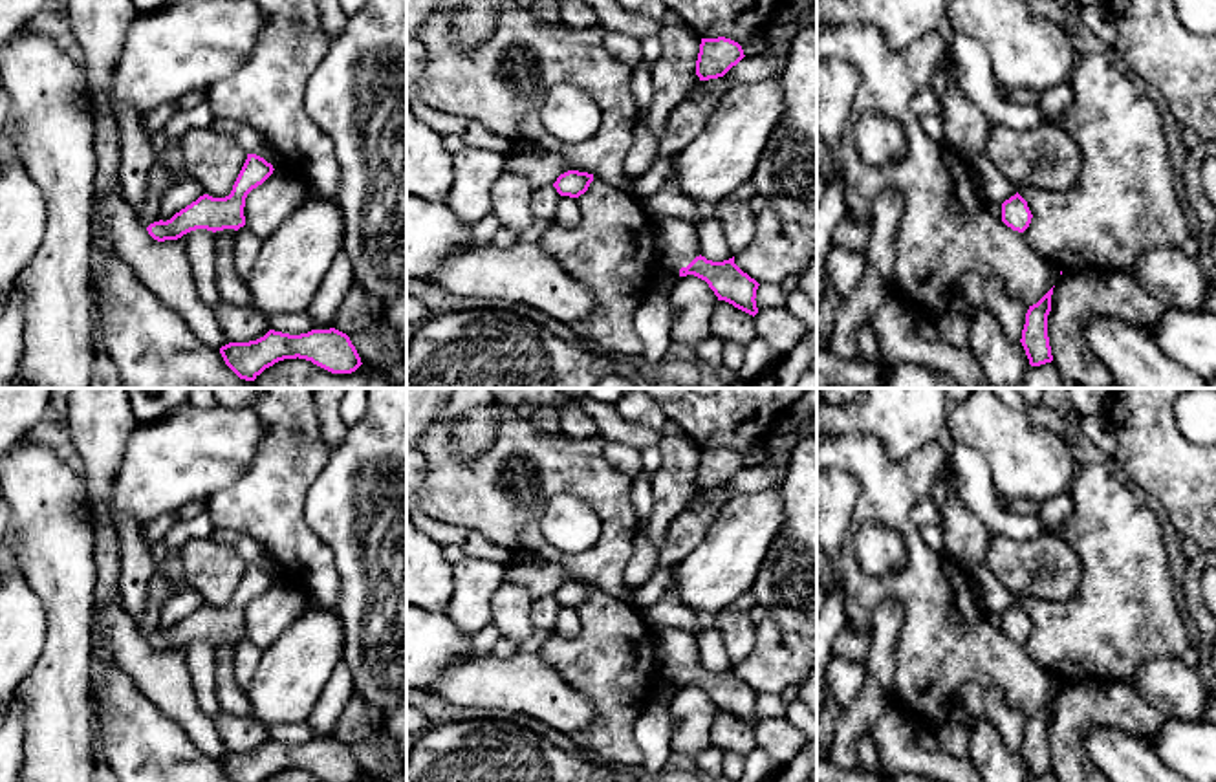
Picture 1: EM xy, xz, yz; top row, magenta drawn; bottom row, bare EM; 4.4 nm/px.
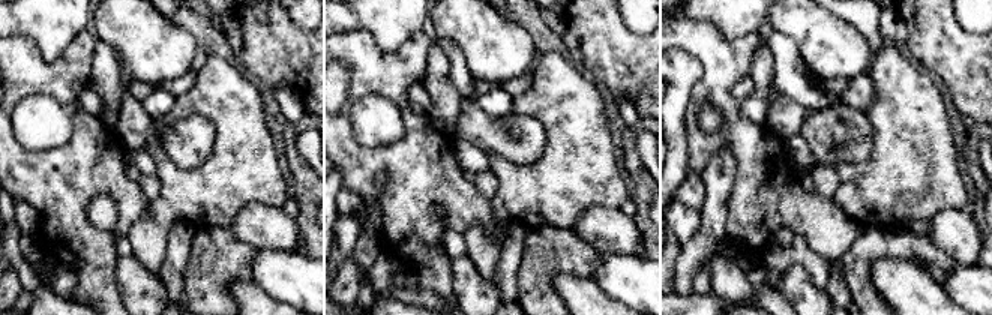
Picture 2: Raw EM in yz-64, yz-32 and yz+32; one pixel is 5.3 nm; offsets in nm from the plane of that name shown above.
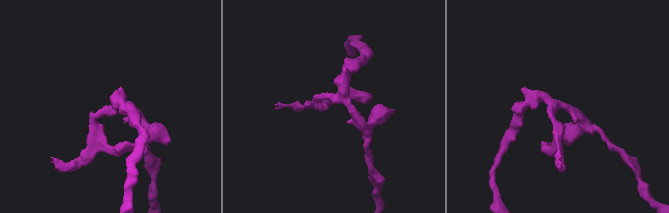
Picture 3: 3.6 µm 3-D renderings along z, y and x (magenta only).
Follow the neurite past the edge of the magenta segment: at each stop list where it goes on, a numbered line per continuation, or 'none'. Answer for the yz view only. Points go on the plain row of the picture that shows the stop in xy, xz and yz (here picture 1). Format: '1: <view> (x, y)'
none

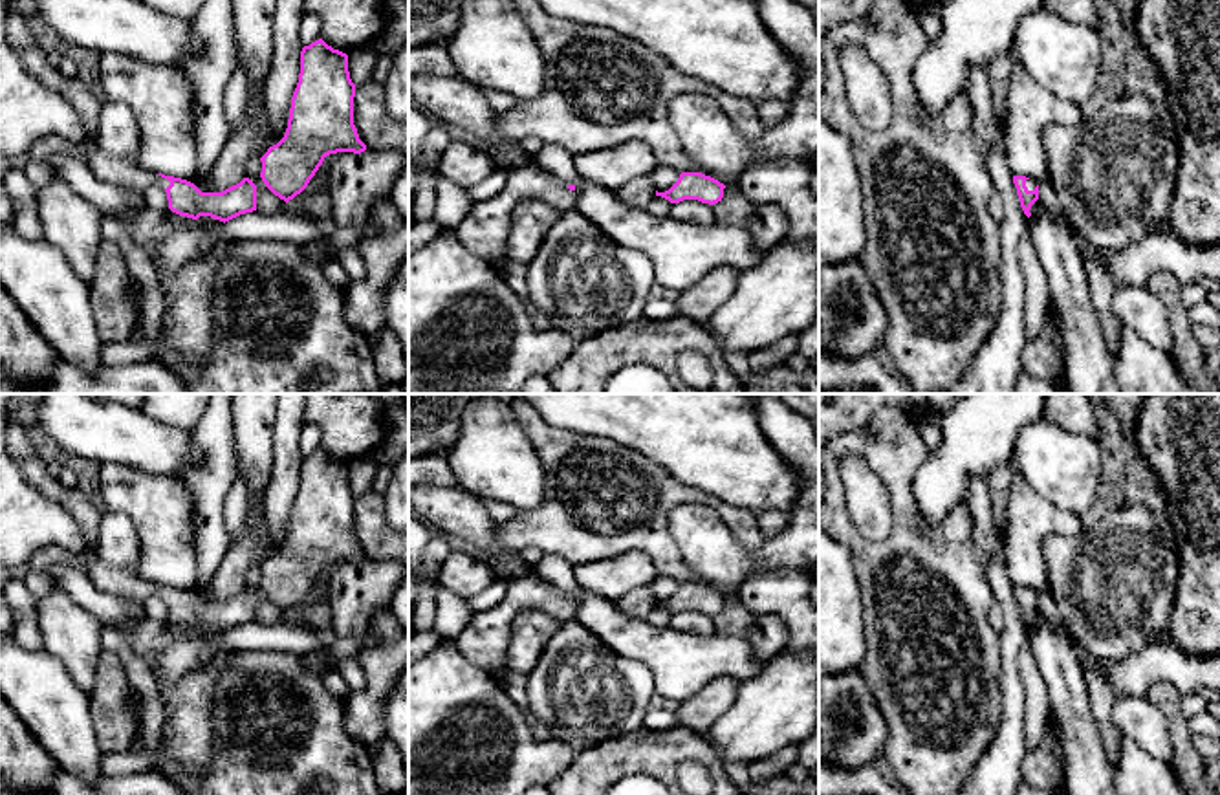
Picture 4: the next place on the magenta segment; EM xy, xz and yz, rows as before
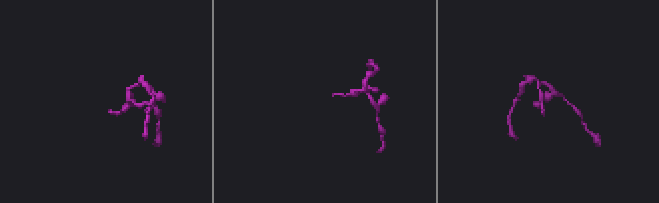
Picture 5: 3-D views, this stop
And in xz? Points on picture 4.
1: xz (484, 640)

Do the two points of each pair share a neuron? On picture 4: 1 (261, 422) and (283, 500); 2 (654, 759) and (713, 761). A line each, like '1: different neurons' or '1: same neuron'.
1: different neurons
2: same neuron

